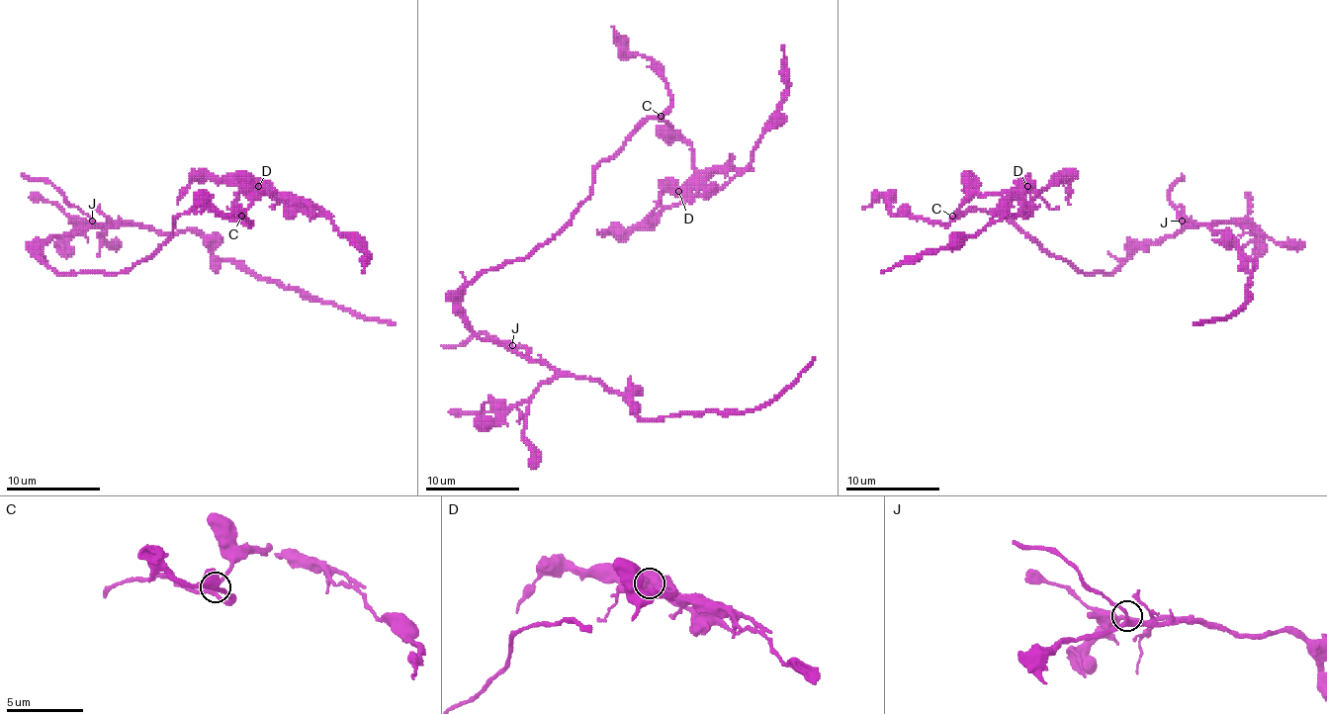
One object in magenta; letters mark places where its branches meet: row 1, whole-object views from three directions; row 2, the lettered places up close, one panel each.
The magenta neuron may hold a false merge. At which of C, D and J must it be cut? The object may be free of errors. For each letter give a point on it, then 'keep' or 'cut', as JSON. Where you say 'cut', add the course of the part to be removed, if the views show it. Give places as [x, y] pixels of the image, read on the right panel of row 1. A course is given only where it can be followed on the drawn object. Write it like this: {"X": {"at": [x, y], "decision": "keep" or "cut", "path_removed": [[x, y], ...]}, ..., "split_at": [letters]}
{"C": {"at": [952, 216], "decision": "keep"}, "D": {"at": [1027, 186], "decision": "cut", "path_removed": [[1027, 185], [1007, 204], [1005, 216]]}, "J": {"at": [1182, 221], "decision": "keep"}, "split_at": ["D"]}

